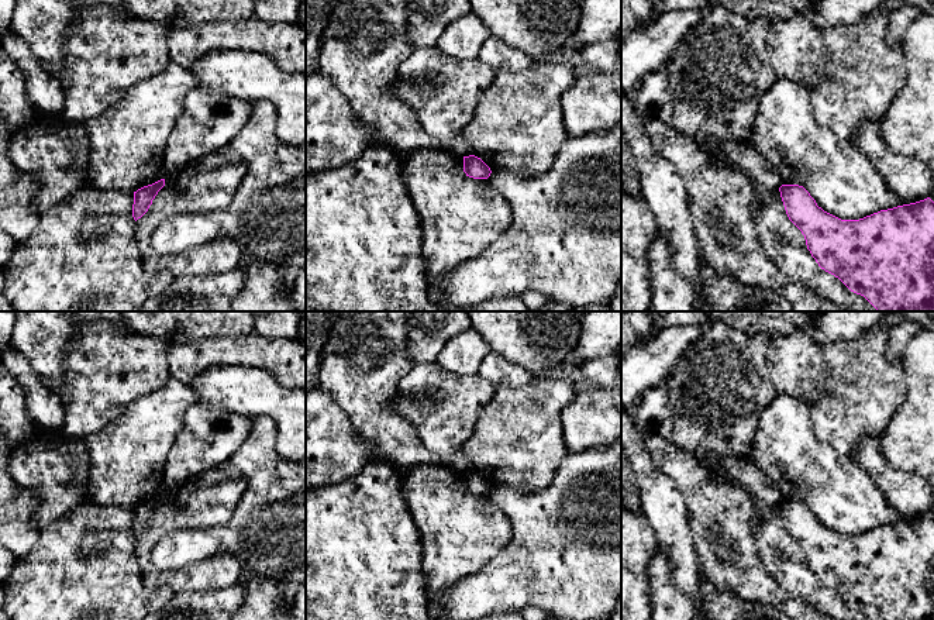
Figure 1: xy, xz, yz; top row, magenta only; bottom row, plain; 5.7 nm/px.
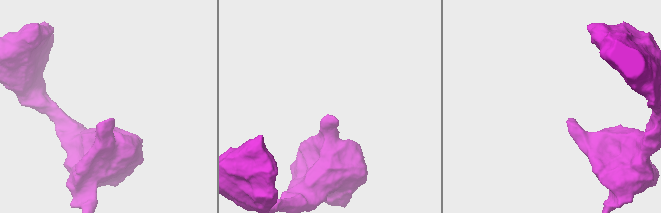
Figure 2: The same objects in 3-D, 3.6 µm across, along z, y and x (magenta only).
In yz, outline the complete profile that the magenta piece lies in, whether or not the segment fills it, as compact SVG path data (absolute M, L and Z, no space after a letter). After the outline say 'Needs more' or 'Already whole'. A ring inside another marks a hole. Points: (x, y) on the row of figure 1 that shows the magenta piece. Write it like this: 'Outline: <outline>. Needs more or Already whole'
Outline: M782 185L780 197L789 220L802 231L818 266L864 296L878 311L934 311L934 202L924 200L880 210L859 220L841 220L817 206L799 185Z. Already whole

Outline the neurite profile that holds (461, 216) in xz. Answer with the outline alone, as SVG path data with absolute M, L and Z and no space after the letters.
M437 147L409 154L401 175L423 227L423 256L427 283L435 286L451 271L494 242L511 224L513 211L489 179L473 179L463 172L463 156Z

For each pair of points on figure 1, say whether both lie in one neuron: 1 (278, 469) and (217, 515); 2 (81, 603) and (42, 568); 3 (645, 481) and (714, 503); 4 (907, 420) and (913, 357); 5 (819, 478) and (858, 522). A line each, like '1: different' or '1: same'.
1: different
2: same
3: different
4: same
5: same

